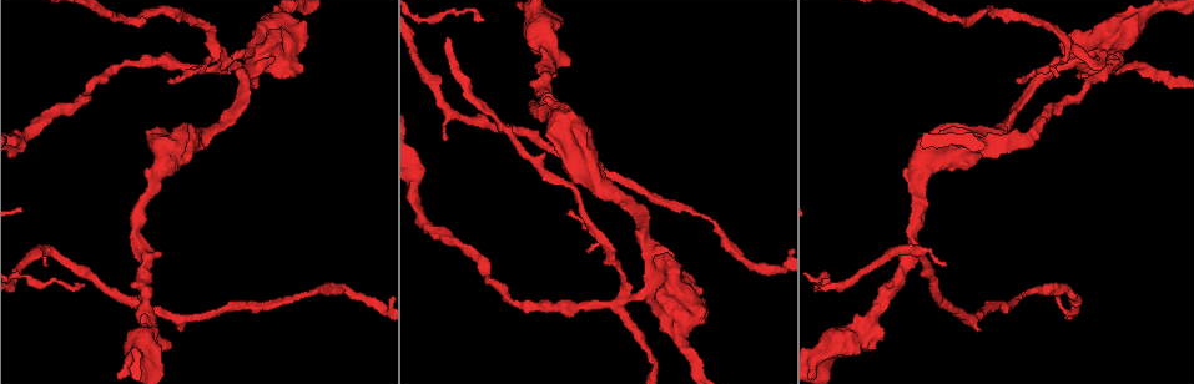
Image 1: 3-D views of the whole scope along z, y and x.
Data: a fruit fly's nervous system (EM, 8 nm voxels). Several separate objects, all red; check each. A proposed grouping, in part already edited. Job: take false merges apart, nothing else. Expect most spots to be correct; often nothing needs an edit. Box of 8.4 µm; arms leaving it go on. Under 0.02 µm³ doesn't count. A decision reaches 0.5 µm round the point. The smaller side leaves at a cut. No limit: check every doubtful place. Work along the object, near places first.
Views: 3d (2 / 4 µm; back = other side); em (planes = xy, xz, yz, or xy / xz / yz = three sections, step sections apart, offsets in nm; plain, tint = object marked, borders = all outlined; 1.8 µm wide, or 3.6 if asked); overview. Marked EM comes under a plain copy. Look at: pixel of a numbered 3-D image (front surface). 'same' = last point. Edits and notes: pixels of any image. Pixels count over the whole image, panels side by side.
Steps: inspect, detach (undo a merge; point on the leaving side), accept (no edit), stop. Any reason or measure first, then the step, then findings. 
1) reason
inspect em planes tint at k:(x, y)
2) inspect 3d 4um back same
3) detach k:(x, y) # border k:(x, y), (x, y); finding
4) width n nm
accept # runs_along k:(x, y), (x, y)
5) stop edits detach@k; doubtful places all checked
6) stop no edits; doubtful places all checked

thick turns thin
inspect em 3.6um planes tint at 1:(664, 277)

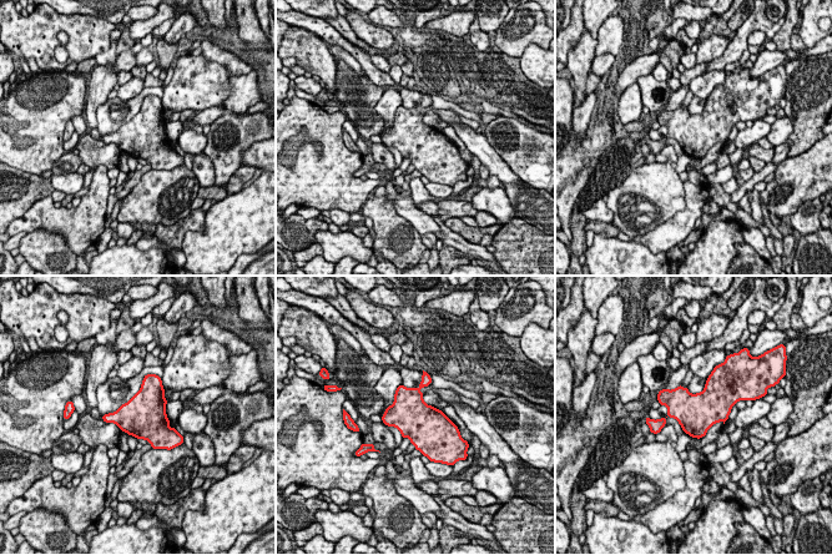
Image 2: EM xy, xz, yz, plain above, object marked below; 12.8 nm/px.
accept # continuous, no second cell

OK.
inspect em xz step 8 tint at 1:(221, 69)

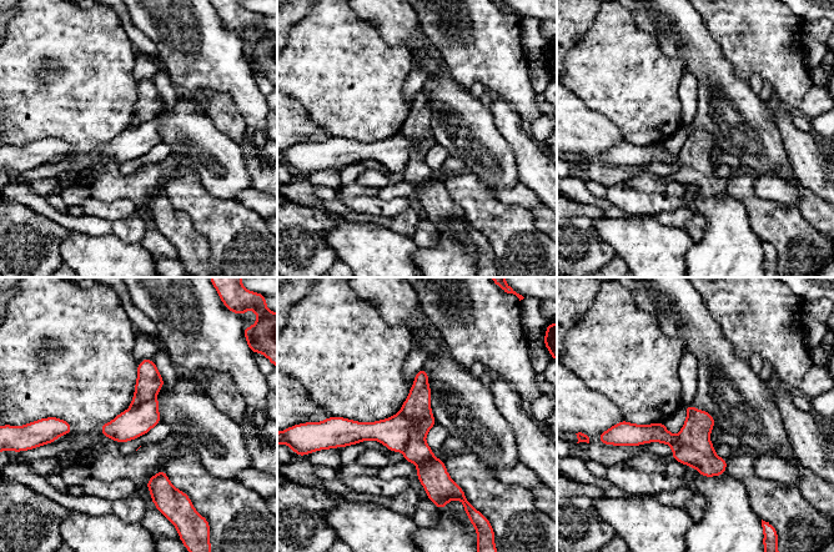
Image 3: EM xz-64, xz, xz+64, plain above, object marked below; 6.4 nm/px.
inspect em planes tint same

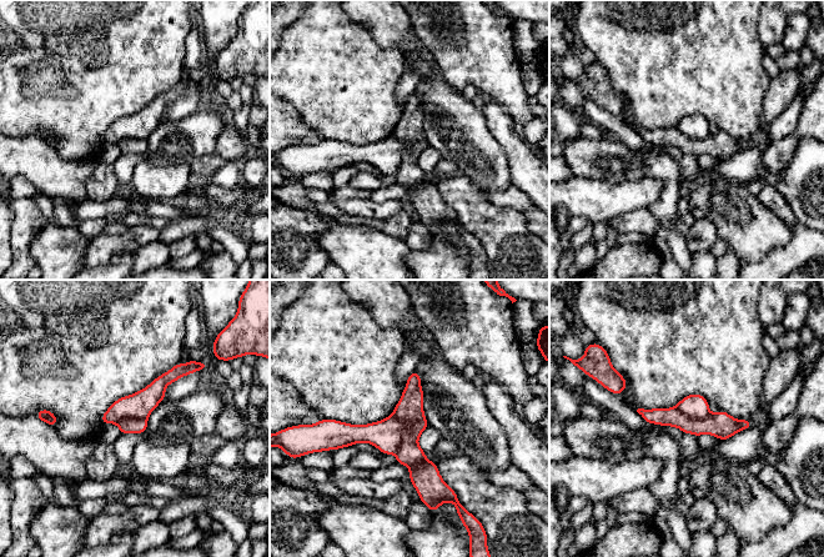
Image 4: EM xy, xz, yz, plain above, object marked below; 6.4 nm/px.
accept # runs_along 4:(335, 426), (388, 435), (442, 486); continuous, no second cell

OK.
arms part here
inspect em 3.6um planes borders at 1:(859, 338)

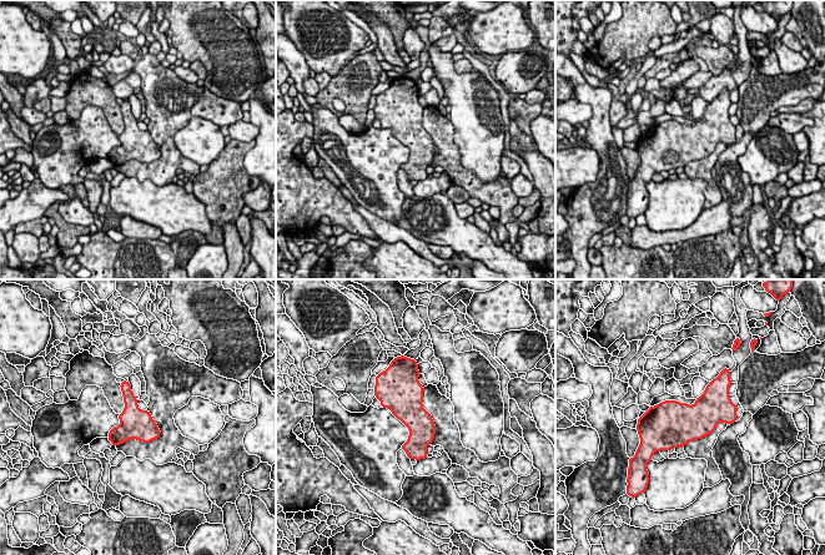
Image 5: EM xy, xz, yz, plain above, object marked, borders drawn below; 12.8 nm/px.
accept # one cell here

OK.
stop no edits; doubtful places all checked

